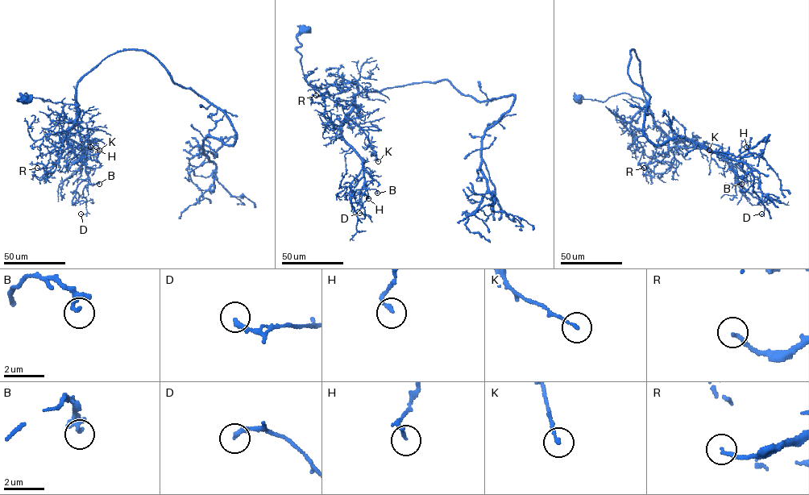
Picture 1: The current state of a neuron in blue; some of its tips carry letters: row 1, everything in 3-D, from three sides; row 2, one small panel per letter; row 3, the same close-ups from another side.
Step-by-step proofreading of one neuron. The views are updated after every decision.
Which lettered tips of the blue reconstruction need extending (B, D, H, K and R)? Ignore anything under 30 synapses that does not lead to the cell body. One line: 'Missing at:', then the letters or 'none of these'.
Missing at: none of these

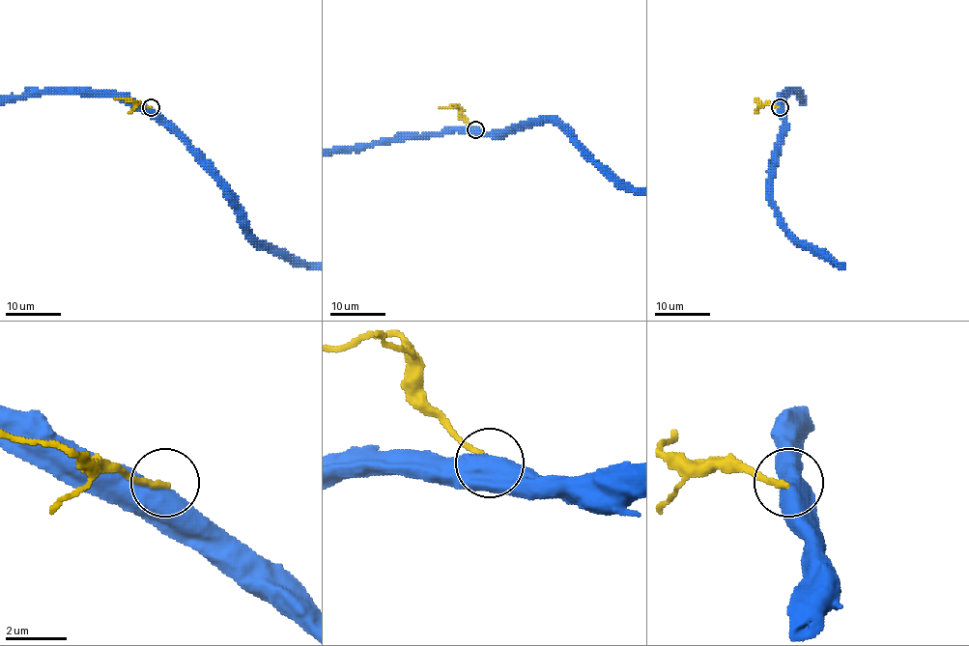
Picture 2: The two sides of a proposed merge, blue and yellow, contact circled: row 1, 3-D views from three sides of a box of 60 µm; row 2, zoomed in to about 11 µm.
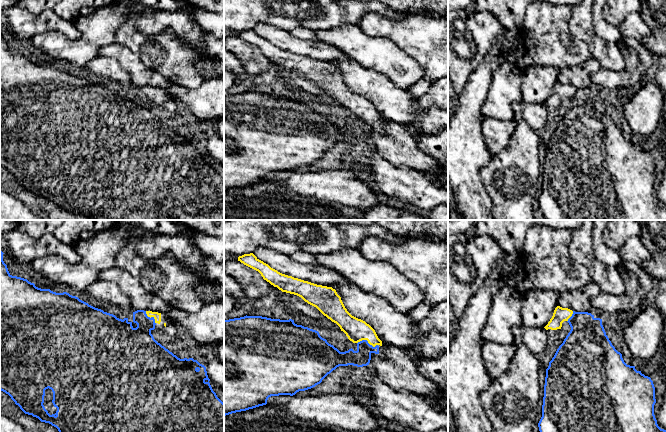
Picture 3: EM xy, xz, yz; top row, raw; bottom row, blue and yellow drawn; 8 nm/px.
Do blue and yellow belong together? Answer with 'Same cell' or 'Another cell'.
Same cell

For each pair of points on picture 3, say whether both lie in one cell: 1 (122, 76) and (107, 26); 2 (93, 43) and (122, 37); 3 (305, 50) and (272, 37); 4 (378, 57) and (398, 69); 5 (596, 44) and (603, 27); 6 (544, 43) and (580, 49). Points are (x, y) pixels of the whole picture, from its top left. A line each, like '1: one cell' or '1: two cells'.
1: two cells
2: two cells
3: one cell
4: one cell
5: two cells
6: one cell

